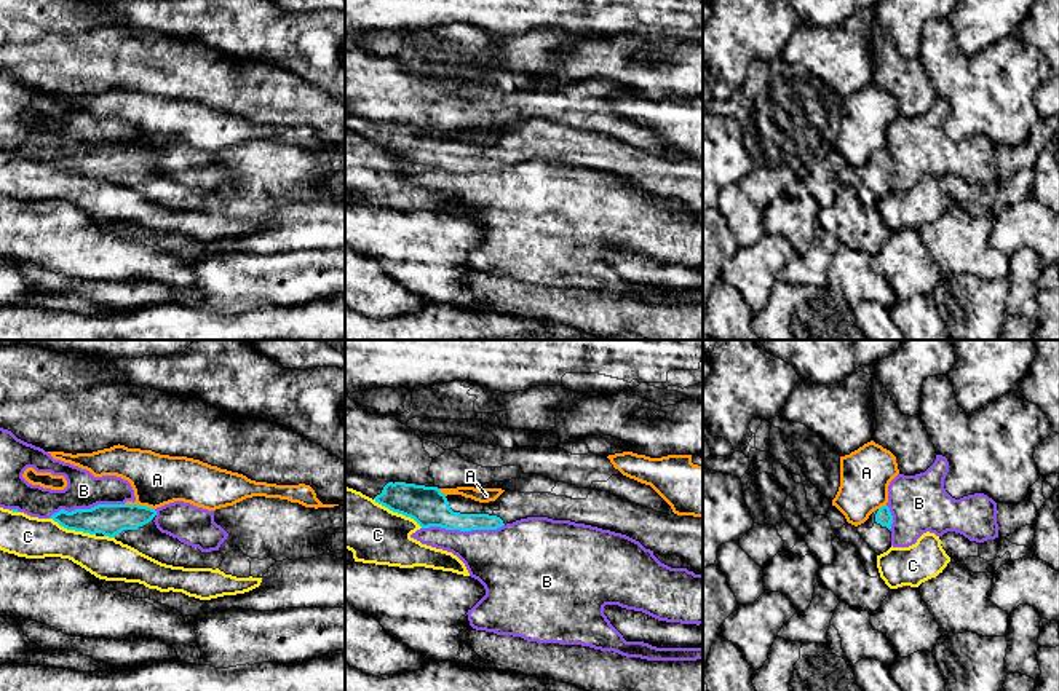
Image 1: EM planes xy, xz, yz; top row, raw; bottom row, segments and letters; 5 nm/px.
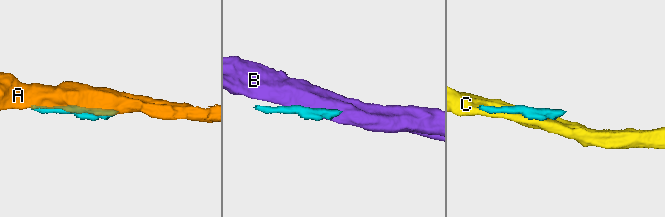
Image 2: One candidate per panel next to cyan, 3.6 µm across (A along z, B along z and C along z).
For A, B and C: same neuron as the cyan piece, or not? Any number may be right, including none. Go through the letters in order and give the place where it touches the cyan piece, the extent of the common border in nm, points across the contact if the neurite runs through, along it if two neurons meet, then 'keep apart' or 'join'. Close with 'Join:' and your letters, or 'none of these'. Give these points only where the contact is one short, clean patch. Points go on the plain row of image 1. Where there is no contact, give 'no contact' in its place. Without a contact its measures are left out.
A: xy (138, 147) | 160 nm | keep apart
B: xz (462, 173) | 420 nm | keep apart
C: xz (398, 155) | 280 nm | keep apart
Join: none of these

